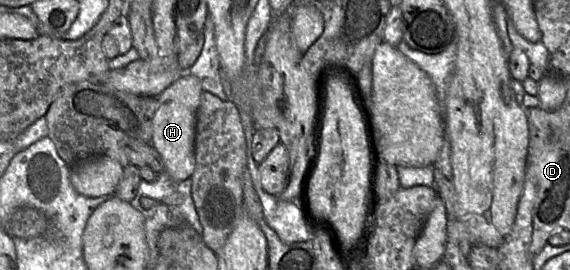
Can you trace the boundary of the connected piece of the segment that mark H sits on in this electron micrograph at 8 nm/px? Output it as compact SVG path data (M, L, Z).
M186 72L157 97L151 144L159 153L165 172L174 182L191 178L195 169L195 120L202 92L200 80Z

